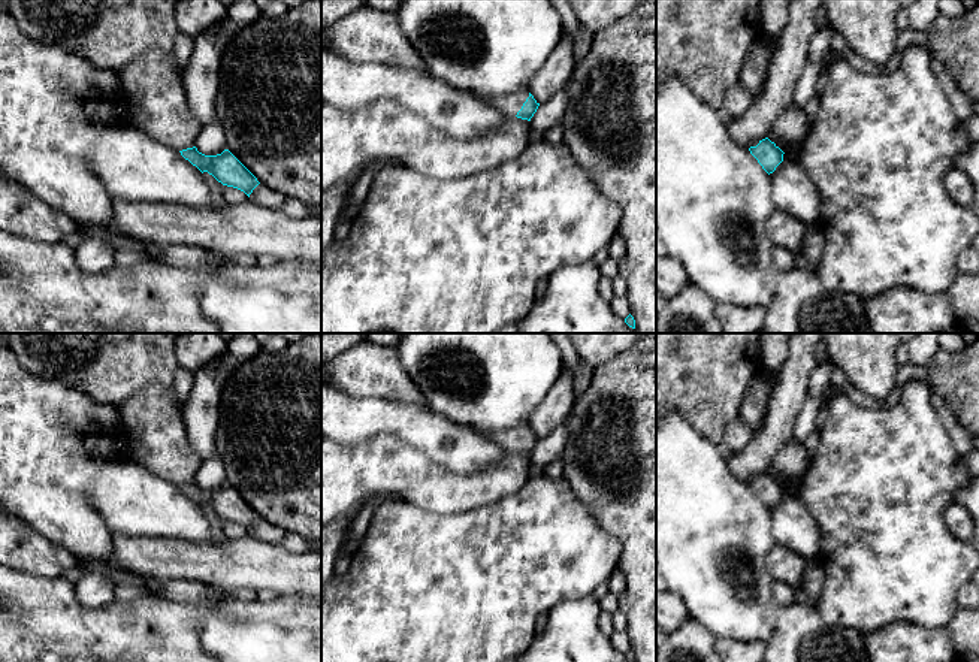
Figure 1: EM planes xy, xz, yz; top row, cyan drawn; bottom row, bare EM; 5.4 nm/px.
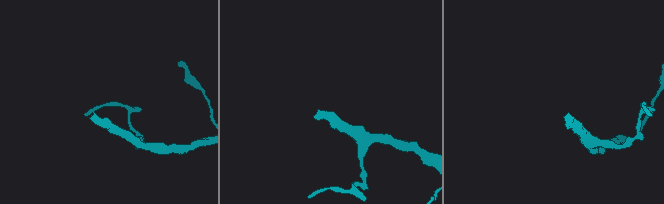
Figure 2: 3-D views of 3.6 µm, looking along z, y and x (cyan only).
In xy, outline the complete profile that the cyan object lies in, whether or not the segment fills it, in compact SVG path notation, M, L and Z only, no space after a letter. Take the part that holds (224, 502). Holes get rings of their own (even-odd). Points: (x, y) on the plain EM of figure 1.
M196 481L179 486L181 490L202 508L208 507L218 517L244 526L248 532L260 519L257 513L229 486L217 490L205 490Z

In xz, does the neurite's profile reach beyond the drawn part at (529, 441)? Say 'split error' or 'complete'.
split error

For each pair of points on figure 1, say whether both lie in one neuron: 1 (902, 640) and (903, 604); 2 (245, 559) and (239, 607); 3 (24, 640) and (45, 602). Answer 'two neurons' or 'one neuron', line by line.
1: two neurons
2: two neurons
3: one neuron

